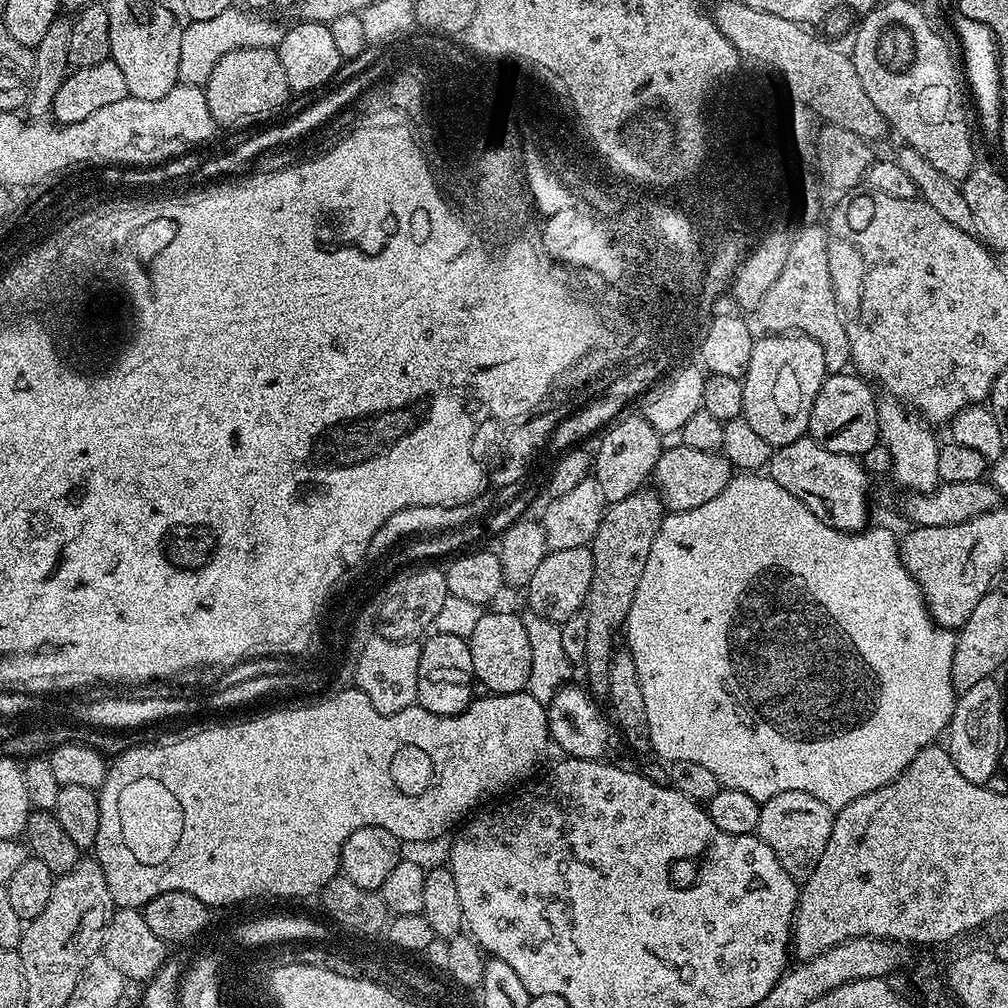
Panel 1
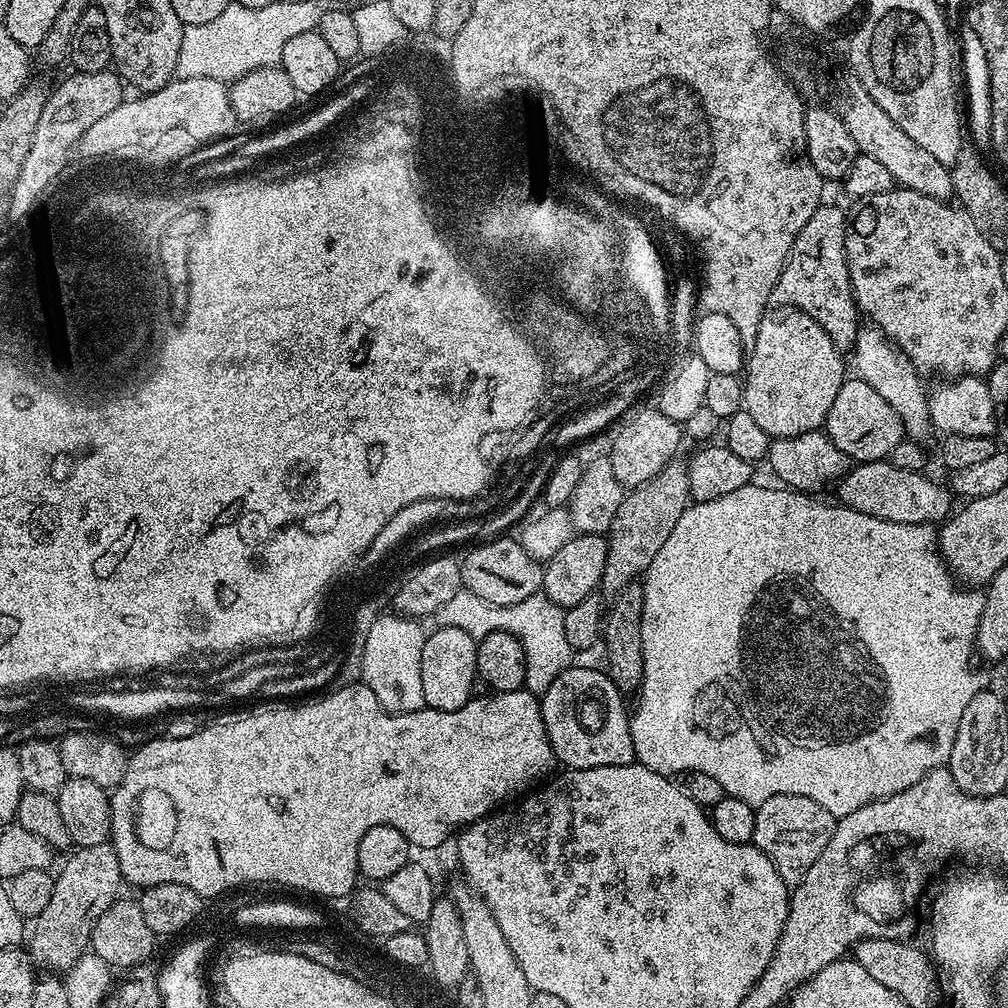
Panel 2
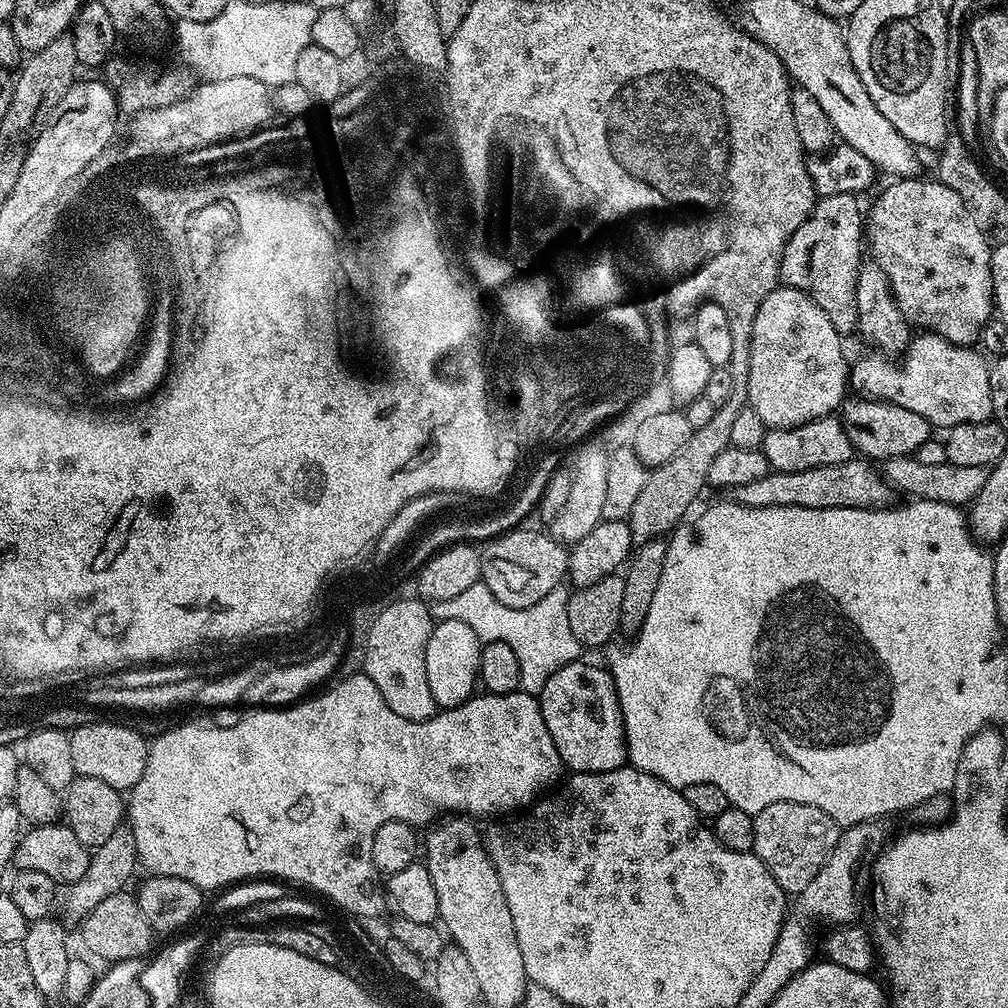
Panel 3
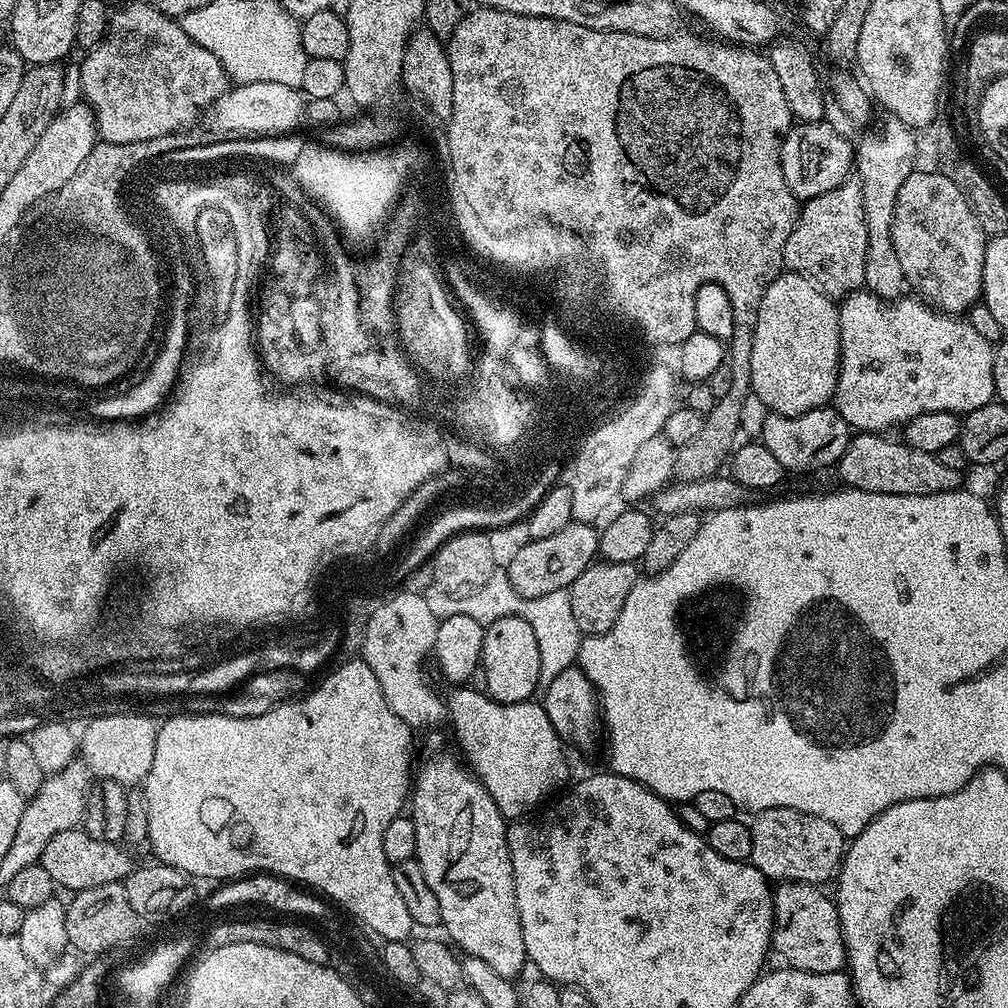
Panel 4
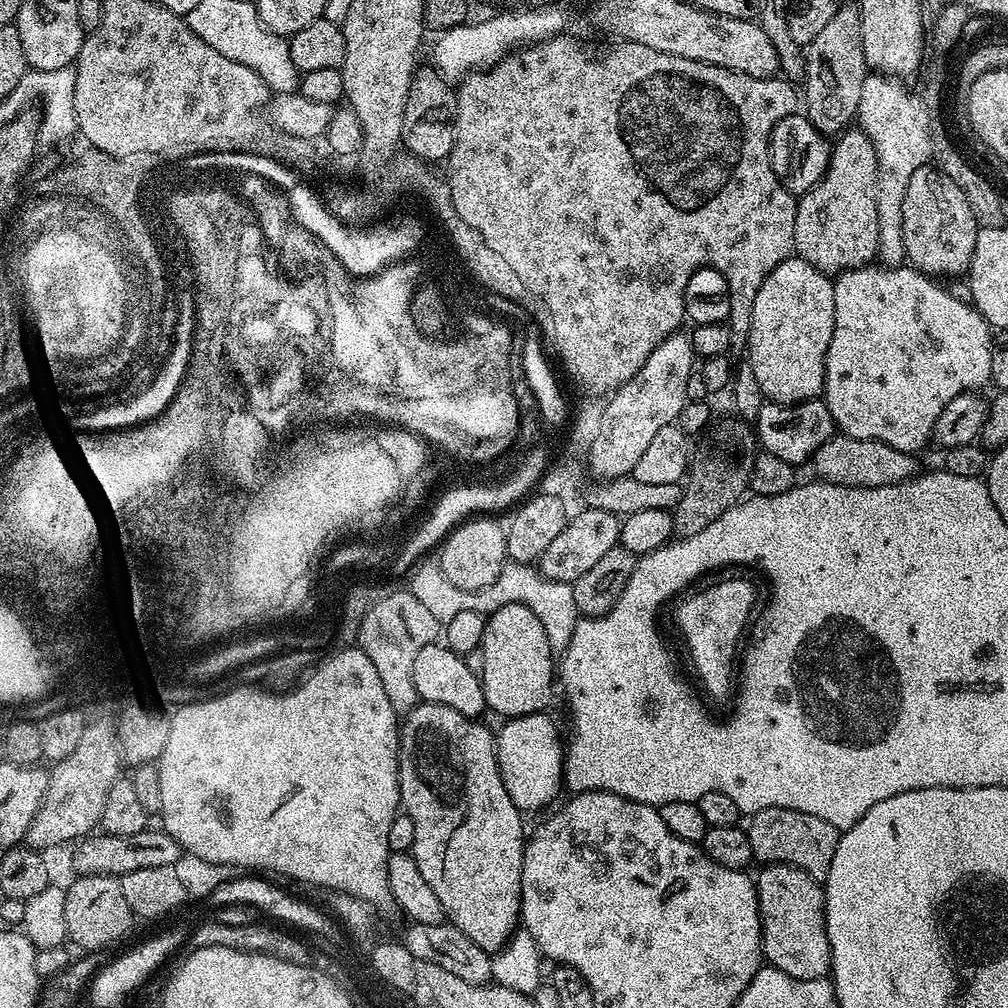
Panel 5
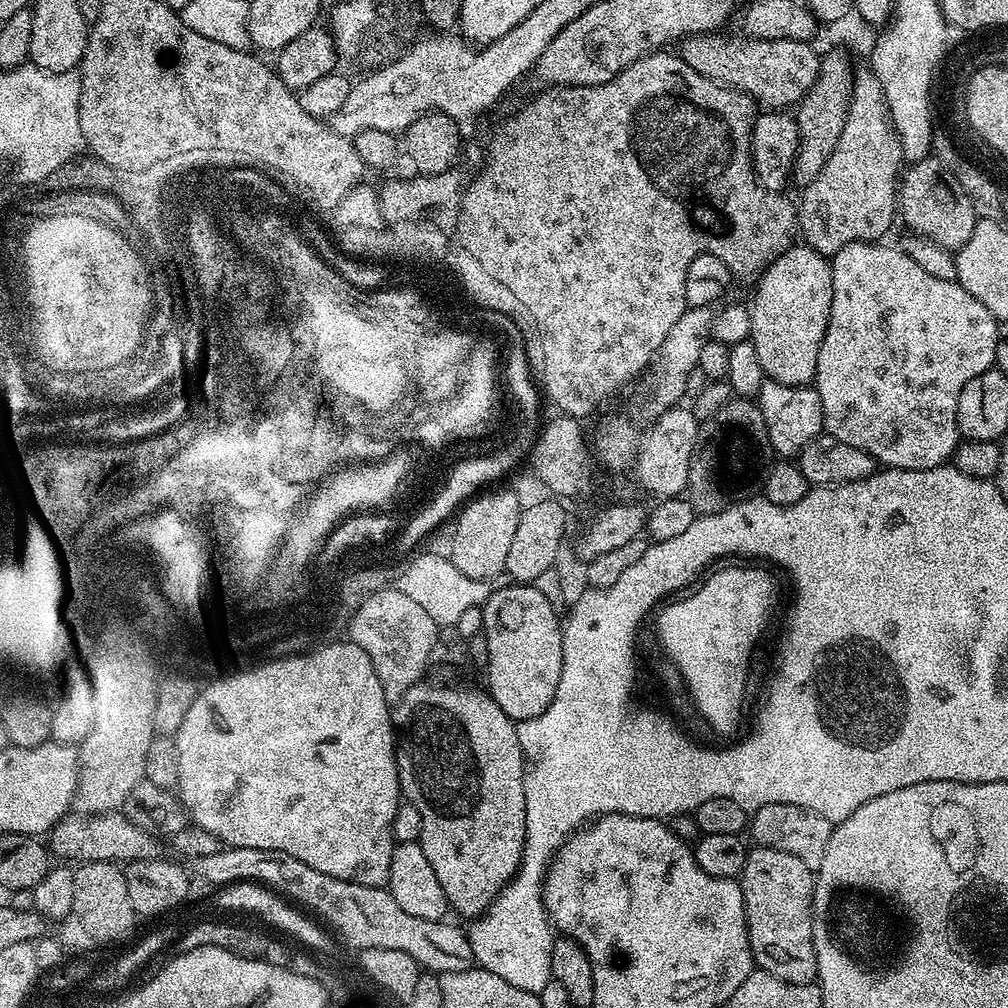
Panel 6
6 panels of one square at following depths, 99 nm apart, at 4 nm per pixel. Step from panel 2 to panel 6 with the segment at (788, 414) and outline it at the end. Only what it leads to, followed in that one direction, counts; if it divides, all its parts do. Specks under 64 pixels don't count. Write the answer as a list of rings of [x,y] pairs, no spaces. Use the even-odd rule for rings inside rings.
[[[800,242],[787,248],[759,277],[756,297],[750,300],[750,337],[767,379],[786,386],[808,386],[816,379],[818,350],[830,322],[832,265],[829,257]]]

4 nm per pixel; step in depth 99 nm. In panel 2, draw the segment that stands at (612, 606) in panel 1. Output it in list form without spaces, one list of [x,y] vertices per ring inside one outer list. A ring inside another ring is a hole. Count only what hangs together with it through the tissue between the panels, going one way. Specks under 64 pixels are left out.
[[[673,458],[650,482],[638,485],[625,495],[622,506],[618,506],[618,514],[614,514],[614,522],[608,527],[606,539],[606,570],[602,570],[600,588],[615,594],[626,586],[637,583],[648,571],[650,562],[658,558],[658,550],[670,538],[670,530],[678,526],[678,518],[690,503],[692,483],[688,477],[688,464]]]

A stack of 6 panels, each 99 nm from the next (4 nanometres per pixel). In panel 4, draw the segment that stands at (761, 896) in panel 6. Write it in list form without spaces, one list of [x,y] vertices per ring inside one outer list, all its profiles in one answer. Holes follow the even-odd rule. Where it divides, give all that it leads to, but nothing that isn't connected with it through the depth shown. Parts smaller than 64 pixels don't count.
[[[785,880],[775,885],[772,894],[772,948],[781,956],[783,963],[790,968],[806,970],[814,974],[830,974],[841,971],[845,967],[848,951],[844,948],[842,926],[838,918],[836,901],[831,895],[824,893],[823,887],[802,882]]]

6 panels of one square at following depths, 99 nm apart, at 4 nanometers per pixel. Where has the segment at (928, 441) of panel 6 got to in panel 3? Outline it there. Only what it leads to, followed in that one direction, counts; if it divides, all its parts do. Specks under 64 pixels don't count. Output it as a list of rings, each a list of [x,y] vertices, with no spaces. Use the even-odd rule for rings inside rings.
[[[924,330],[916,335],[909,339],[901,364],[891,364],[891,359],[876,350],[868,350],[865,356],[854,360],[850,368],[851,391],[869,400],[887,400],[914,410],[914,414],[922,414],[929,424],[941,430],[962,422],[993,419],[989,361],[975,347],[951,344],[934,332]]]

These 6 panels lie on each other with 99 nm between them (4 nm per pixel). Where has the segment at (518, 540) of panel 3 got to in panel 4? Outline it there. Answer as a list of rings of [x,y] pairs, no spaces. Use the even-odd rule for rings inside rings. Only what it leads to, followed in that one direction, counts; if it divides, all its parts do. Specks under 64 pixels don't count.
[[[573,522],[562,526],[558,534],[550,538],[528,540],[512,556],[512,561],[506,567],[508,581],[526,598],[538,598],[542,594],[554,594],[554,590],[569,589],[582,574],[597,559],[600,551],[600,533],[591,523]]]

